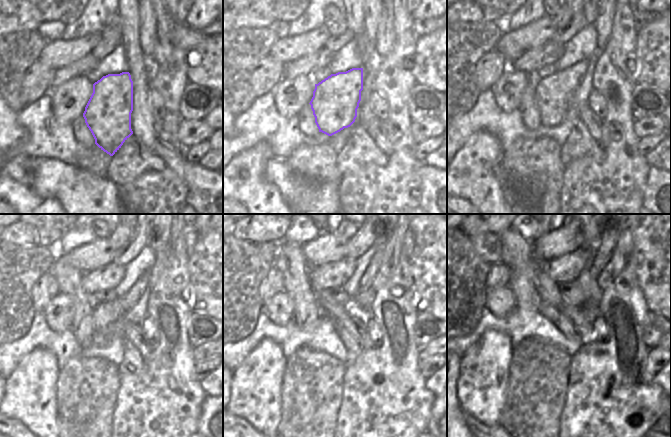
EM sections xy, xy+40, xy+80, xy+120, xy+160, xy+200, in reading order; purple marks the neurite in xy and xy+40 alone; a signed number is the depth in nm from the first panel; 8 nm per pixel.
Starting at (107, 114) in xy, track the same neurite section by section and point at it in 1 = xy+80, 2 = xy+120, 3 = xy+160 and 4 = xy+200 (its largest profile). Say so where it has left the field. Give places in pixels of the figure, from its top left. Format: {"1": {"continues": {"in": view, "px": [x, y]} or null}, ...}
{"1": {"continues": {"in": "xy+80", "px": [556, 95]}}, "2": {"continues": {"in": "xy+120", "px": [108, 316]}}, "3": {"continues": {"in": "xy+160", "px": [365, 283]}}, "4": {"continues": {"in": "xy+200", "px": [602, 255]}}}

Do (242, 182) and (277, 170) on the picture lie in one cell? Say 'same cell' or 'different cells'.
different cells

